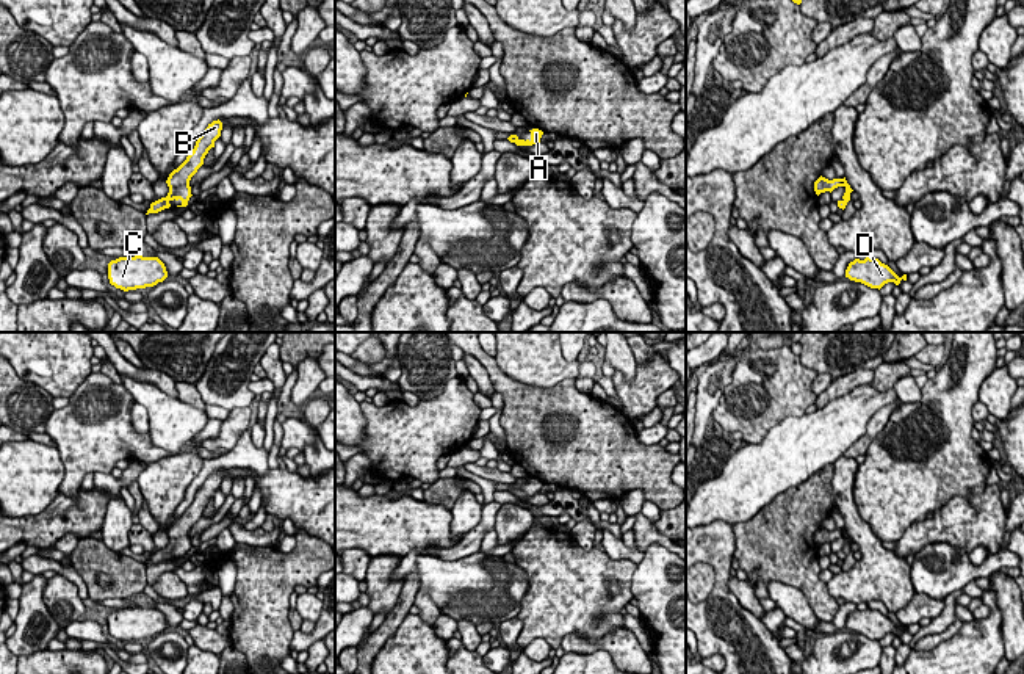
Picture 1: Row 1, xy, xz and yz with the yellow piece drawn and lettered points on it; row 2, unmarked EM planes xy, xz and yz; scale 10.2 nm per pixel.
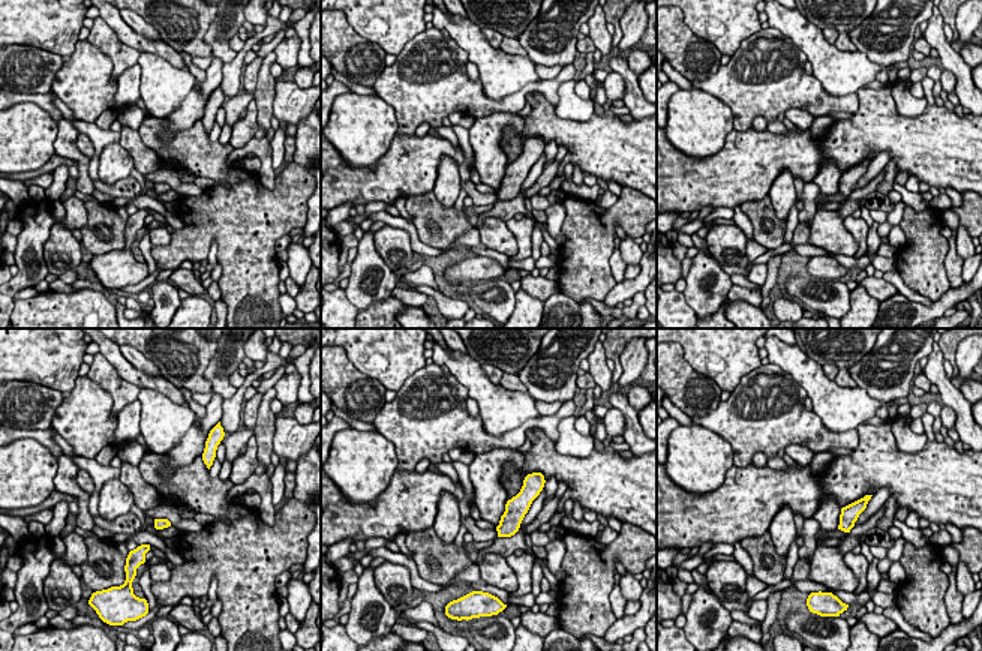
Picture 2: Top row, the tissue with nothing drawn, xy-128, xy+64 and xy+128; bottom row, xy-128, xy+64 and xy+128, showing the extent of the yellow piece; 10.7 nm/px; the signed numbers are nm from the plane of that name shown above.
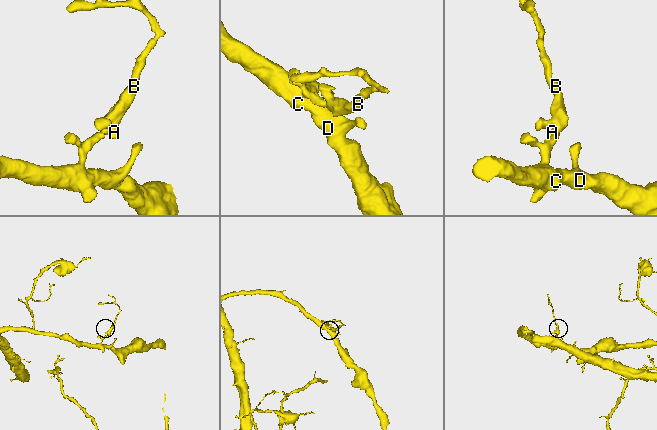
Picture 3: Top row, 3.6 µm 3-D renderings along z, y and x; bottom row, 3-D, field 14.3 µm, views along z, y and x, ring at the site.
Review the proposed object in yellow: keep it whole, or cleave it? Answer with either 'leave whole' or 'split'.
leave whole

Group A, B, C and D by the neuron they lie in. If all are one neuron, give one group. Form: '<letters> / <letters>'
A B C D

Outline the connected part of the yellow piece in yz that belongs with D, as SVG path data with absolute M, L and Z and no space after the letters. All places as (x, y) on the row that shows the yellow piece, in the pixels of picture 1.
M866 257L864 260L855 259L850 262L846 270L846 277L878 290L888 282L899 285L902 279L907 281L907 274L899 277L888 265L871 257Z

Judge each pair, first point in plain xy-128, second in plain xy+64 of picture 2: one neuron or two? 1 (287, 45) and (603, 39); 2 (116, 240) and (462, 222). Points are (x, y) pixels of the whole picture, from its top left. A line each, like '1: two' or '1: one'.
1: two
2: one

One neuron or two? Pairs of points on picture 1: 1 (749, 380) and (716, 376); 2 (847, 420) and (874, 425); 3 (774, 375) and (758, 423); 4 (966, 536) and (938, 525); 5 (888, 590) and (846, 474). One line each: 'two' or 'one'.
1: two
2: two
3: one
4: one
5: one

